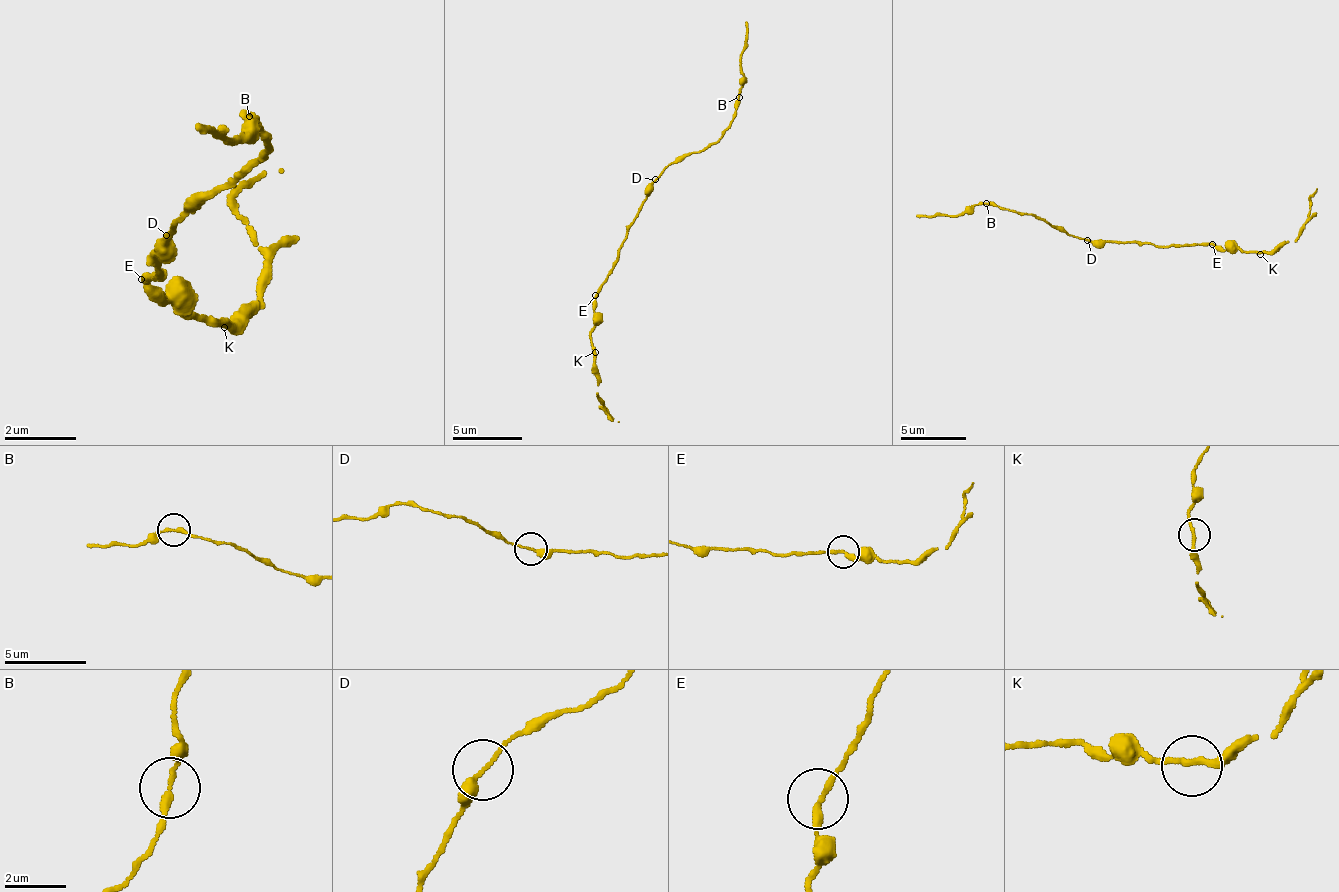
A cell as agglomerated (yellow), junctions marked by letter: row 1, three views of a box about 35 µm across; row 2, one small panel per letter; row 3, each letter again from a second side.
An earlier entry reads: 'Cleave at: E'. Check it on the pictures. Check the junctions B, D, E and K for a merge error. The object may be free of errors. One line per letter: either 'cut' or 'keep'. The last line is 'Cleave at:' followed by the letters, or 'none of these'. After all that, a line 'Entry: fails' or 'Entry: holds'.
B: keep
D: keep
E: keep
K: keep
Cleave at: none of these
Entry: fails

